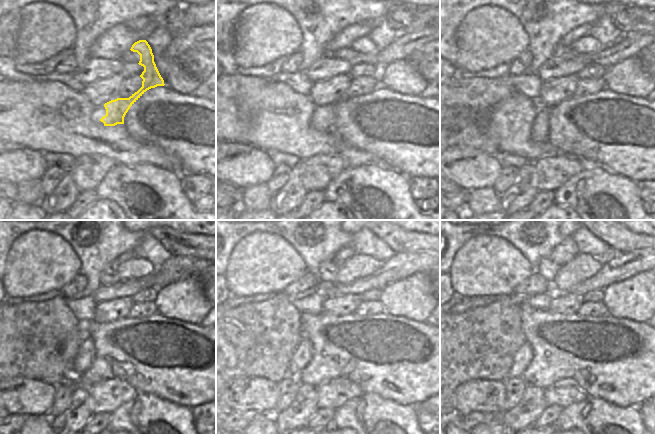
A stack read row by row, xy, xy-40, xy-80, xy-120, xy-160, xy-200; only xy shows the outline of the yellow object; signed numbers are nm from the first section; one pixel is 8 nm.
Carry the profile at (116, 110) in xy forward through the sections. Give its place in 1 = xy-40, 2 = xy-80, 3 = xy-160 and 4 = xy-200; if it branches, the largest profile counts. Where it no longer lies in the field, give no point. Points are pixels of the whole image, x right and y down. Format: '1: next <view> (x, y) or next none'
1: next xy-40 (364, 45)
2: next xy-80 (586, 44)
3: next xy-160 (359, 266)
4: next xy-200 (583, 266)

